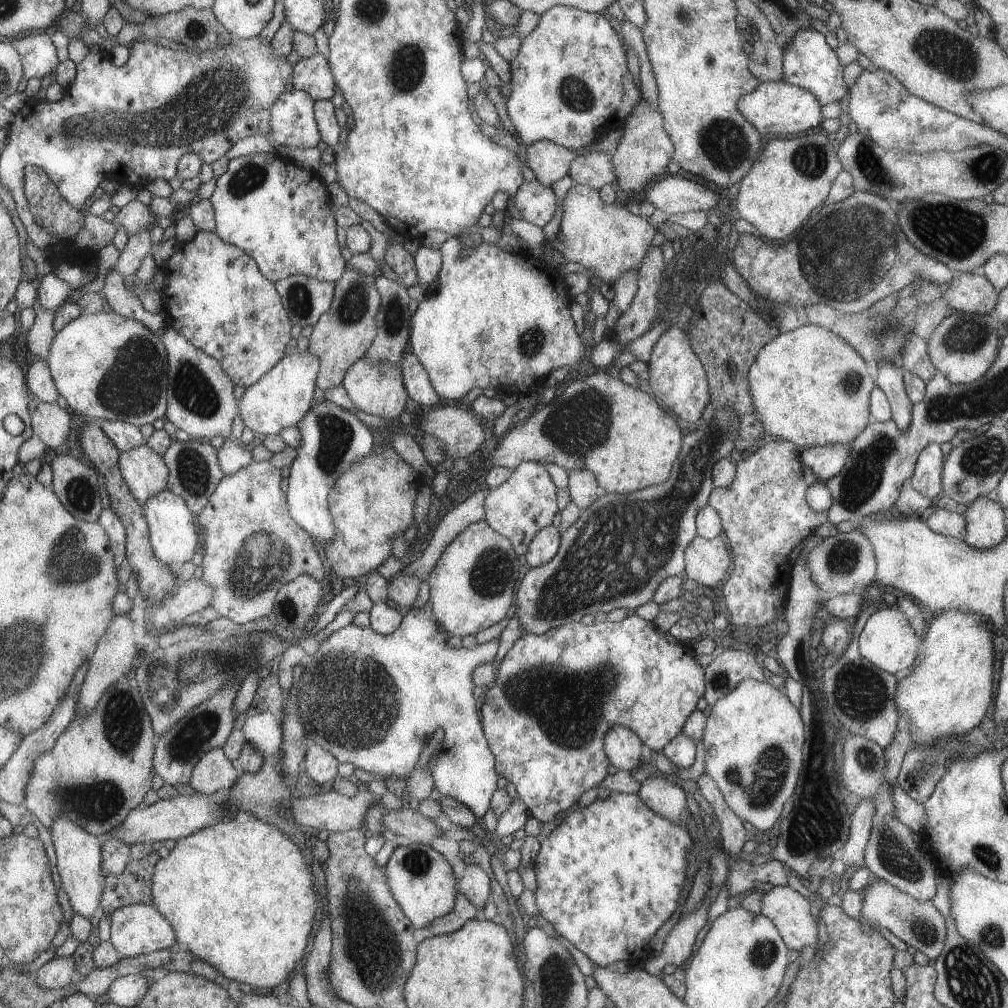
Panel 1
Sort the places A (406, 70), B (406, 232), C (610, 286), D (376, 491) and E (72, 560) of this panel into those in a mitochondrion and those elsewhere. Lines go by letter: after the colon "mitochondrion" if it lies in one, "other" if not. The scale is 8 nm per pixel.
A: mitochondrion
B: other
C: other
D: other
E: mitochondrion

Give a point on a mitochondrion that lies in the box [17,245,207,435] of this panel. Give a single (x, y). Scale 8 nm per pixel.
(131, 386)

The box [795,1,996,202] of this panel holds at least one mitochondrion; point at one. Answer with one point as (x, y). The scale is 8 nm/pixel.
(954, 55)

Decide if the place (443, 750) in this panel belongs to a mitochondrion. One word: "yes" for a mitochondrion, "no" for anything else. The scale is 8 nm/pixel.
no

